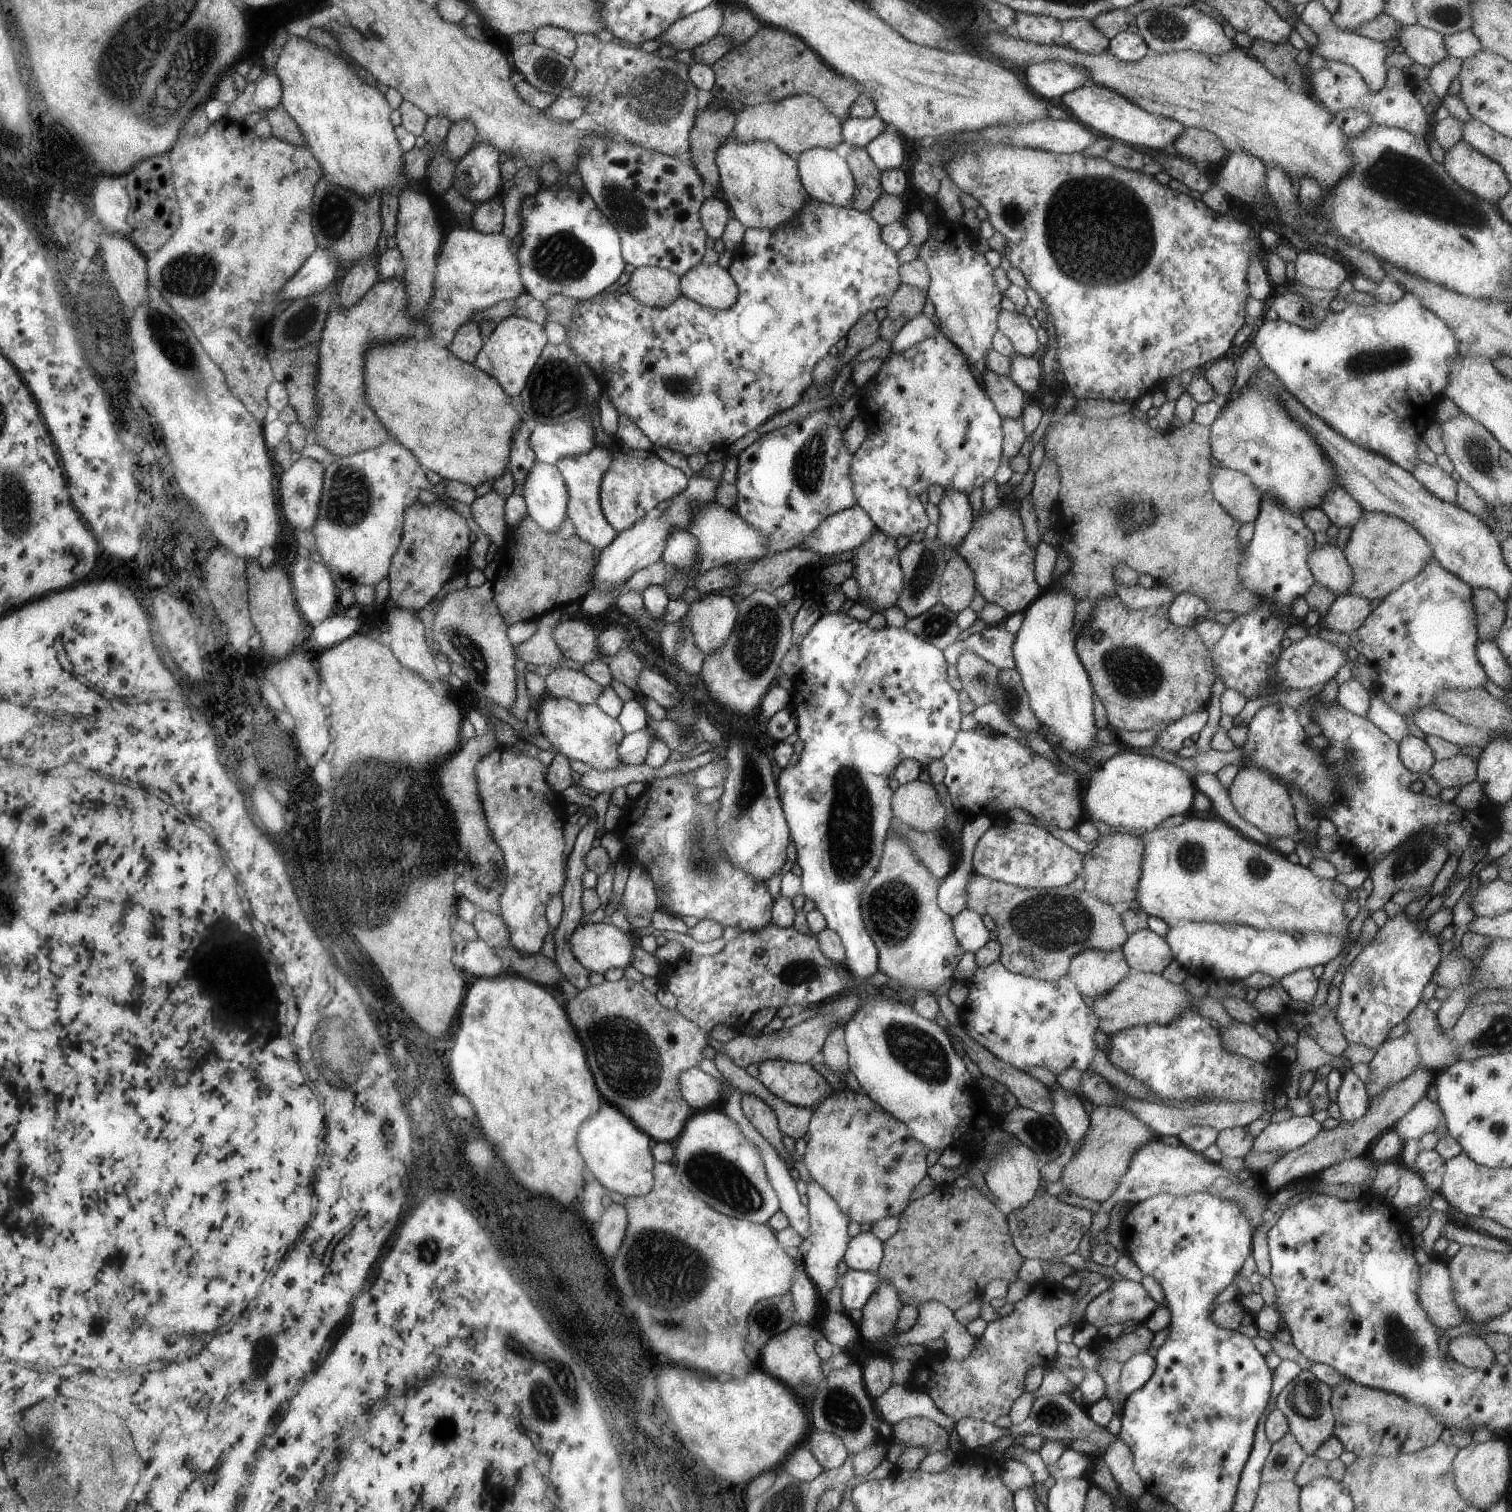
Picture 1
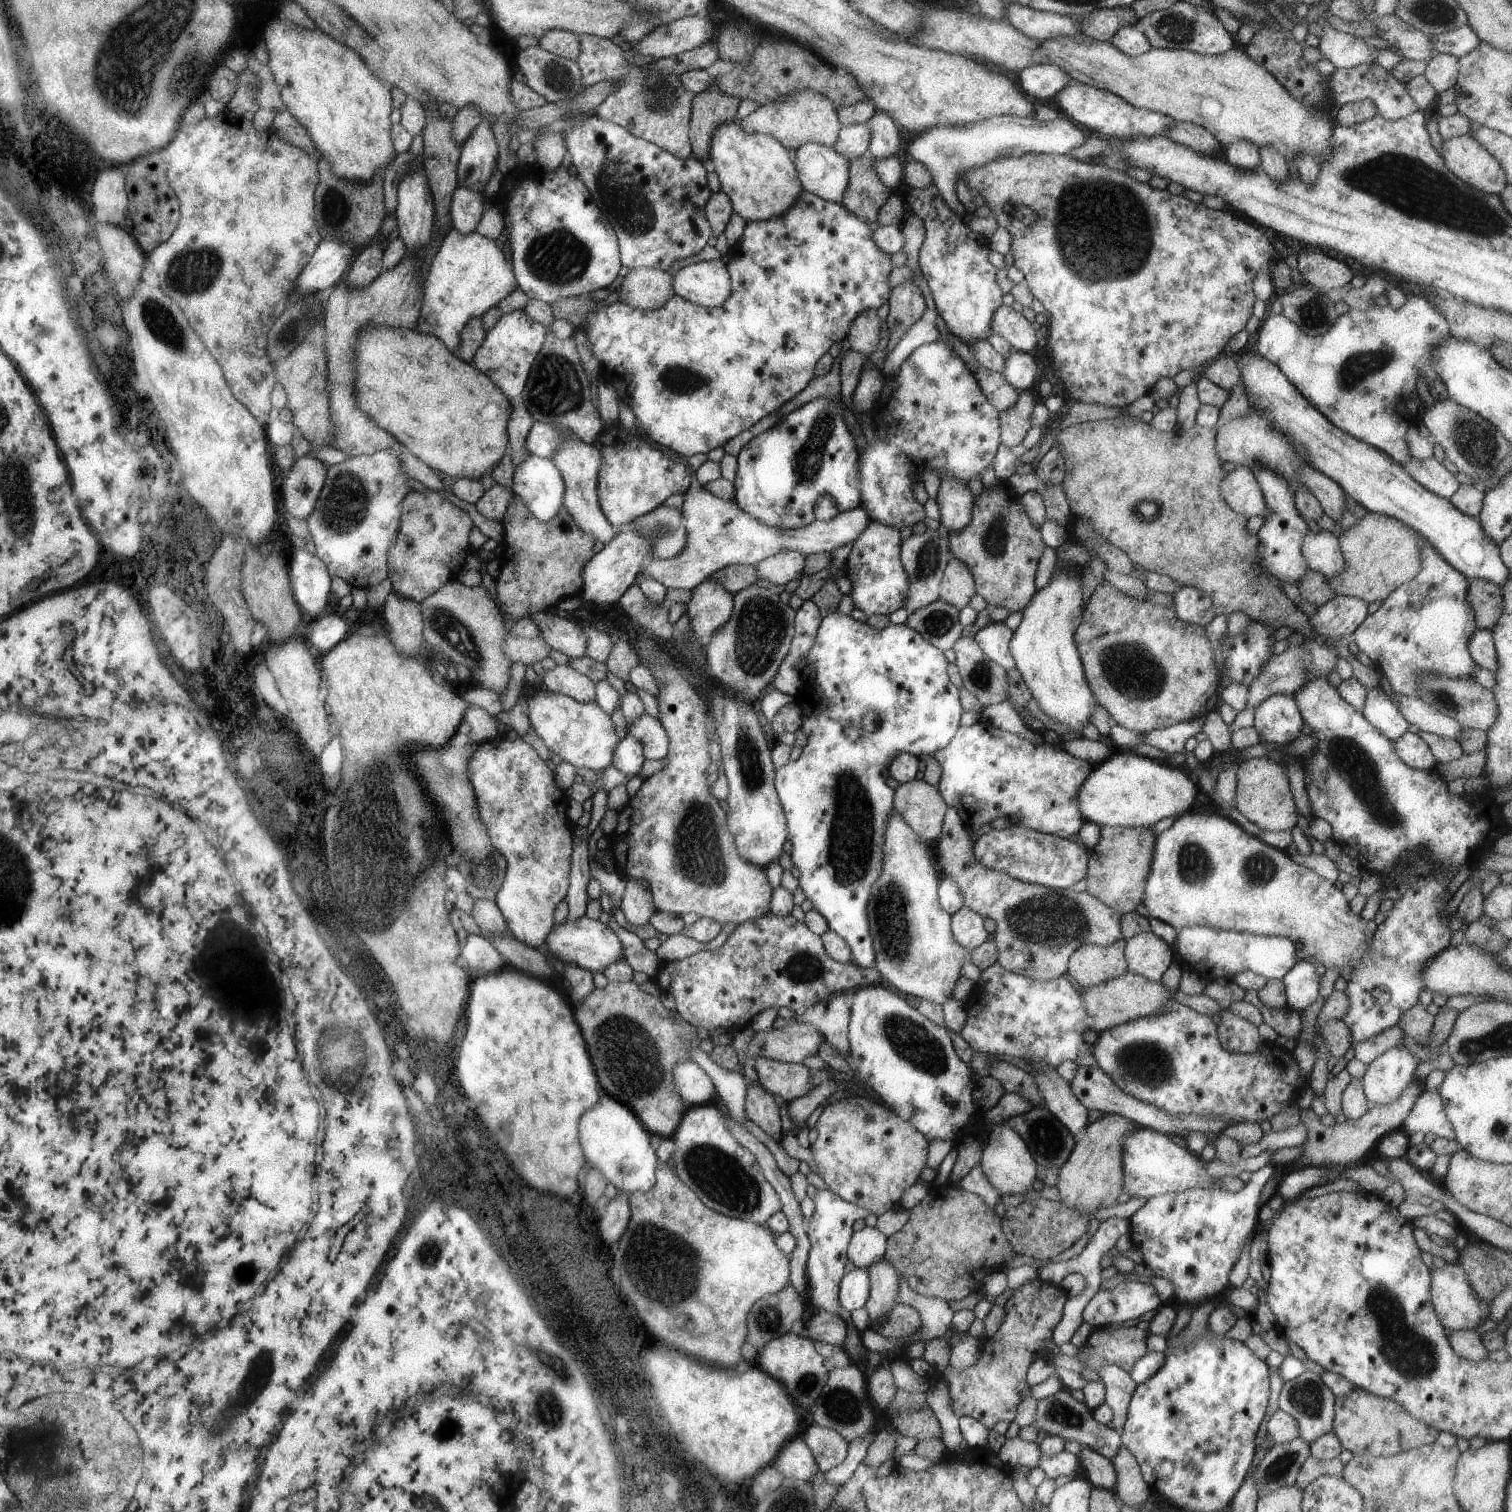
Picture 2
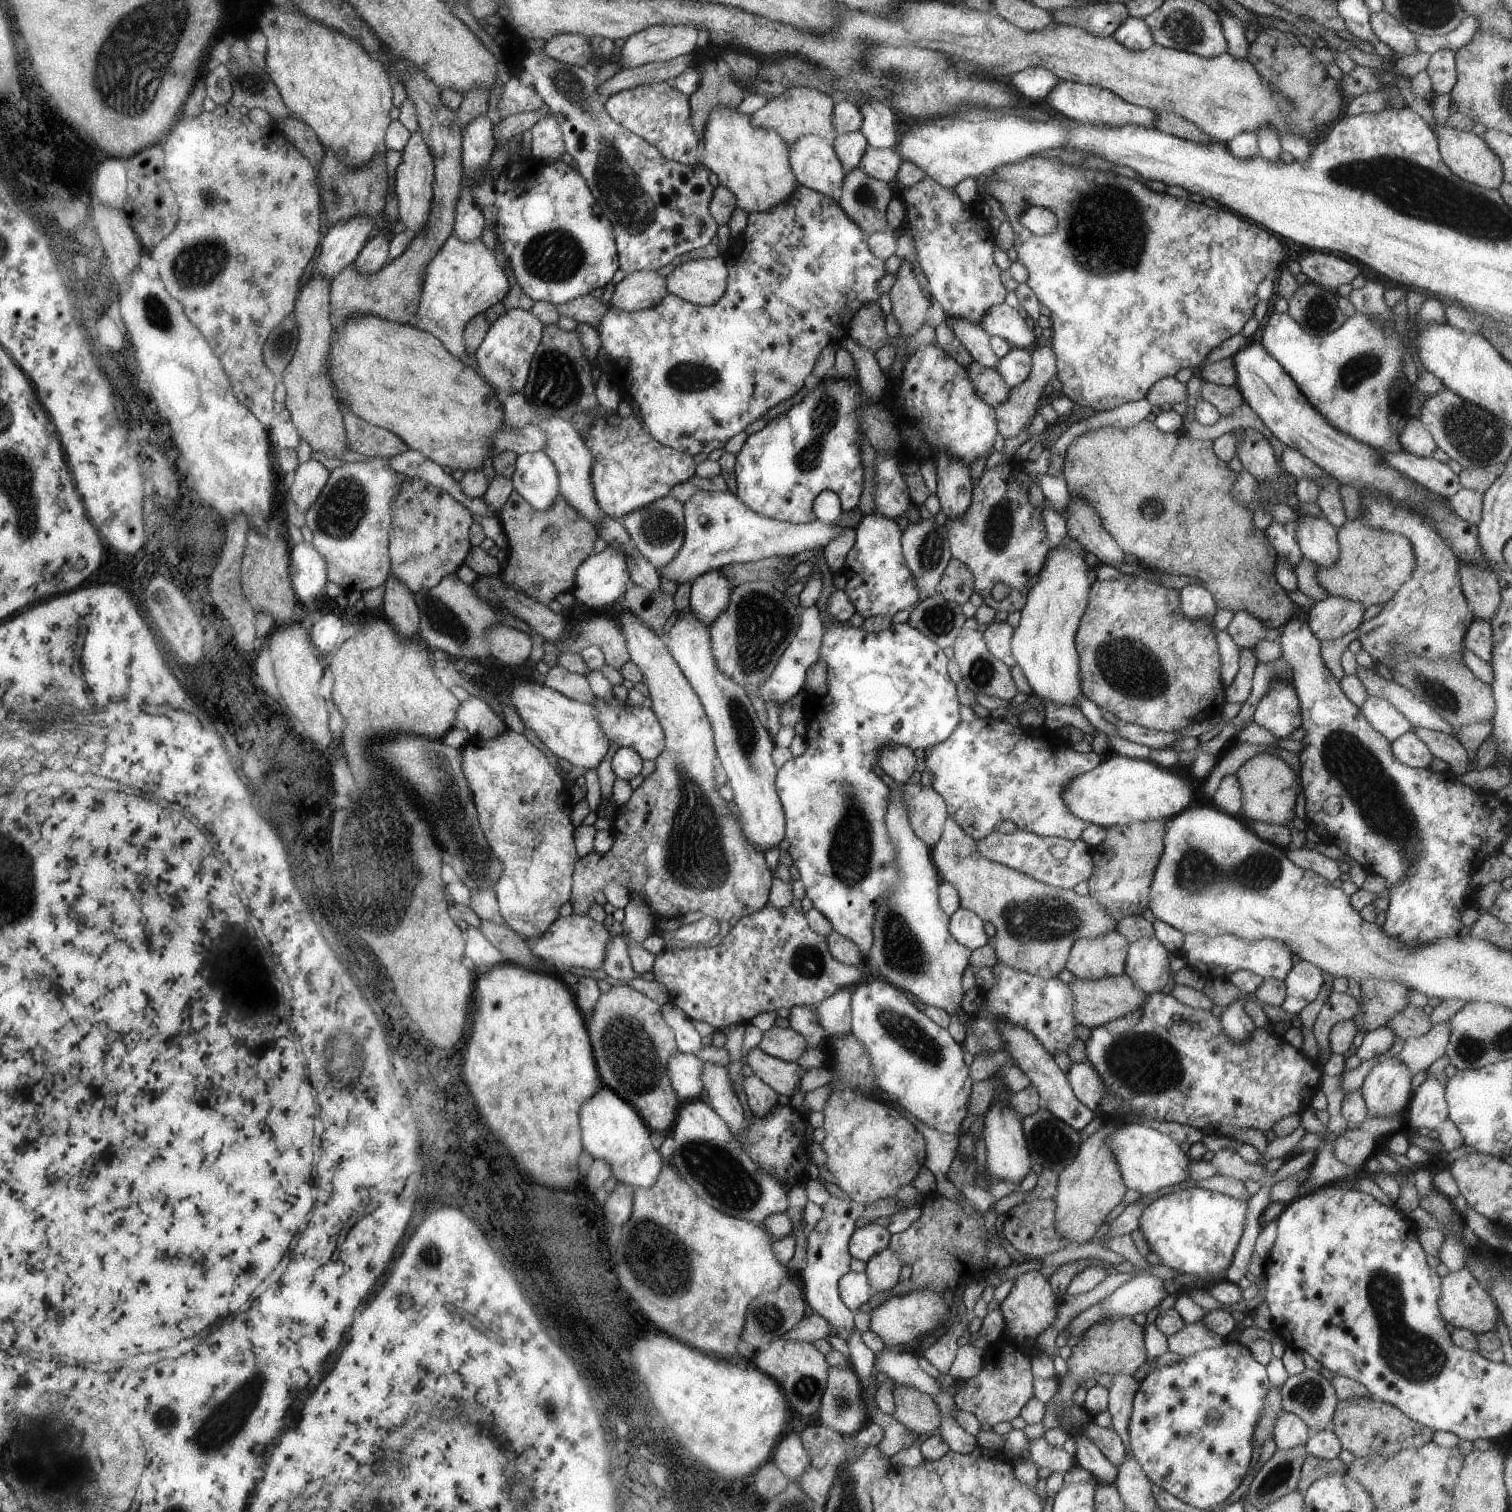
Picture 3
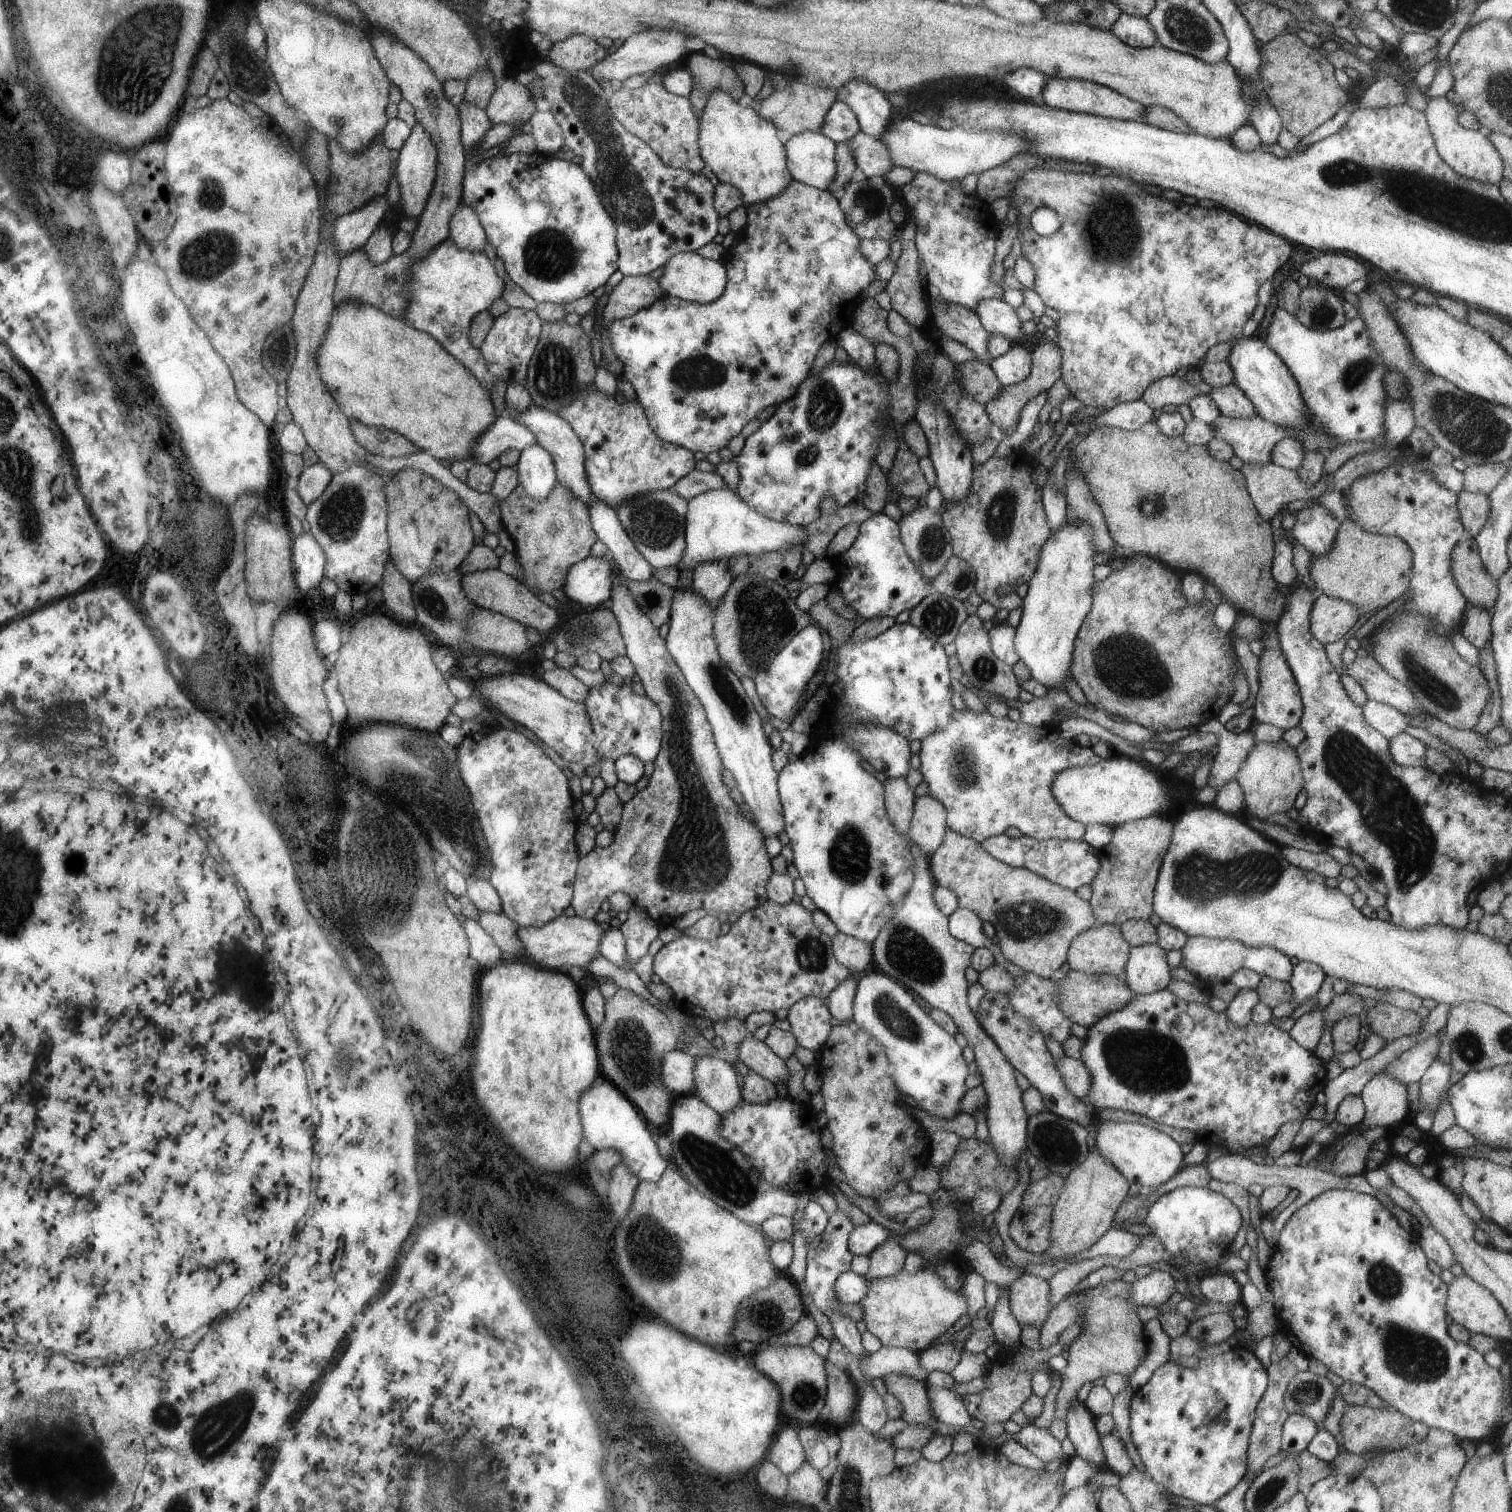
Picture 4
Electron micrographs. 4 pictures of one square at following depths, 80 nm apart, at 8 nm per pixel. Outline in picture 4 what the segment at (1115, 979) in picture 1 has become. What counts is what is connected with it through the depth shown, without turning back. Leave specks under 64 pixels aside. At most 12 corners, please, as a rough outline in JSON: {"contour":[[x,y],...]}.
{"contour":[[1119,925],[1073,938],[1072,971],[1123,977],[1131,946]]}

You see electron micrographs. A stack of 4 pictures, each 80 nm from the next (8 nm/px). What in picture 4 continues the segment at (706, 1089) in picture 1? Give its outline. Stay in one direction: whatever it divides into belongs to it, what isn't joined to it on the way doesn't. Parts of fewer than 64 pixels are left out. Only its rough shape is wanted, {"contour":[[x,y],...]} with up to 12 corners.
{"contour":[[680,1048],[662,1060],[675,1097],[694,1094],[696,1059]]}

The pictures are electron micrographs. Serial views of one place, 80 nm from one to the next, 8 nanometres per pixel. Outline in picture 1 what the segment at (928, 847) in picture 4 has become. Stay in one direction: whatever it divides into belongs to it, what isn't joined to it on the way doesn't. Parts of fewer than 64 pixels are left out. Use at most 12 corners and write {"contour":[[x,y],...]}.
{"contour":[[918,779],[893,792],[898,822],[924,833],[946,816],[935,786]]}

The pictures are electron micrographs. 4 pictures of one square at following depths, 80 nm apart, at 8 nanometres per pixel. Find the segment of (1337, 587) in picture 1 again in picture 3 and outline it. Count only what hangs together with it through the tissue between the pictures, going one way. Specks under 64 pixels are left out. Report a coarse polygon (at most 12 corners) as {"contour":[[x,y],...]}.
{"contour":[[1326,517],[1295,520],[1302,554],[1320,567],[1339,562],[1337,528]]}

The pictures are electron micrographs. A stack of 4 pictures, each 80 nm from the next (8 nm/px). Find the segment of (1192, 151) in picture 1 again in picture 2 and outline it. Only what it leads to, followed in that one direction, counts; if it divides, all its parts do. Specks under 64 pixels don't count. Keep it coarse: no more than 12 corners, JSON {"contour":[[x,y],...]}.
{"contour":[[1174,121],[1165,135],[1205,155],[1219,142],[1205,128]]}

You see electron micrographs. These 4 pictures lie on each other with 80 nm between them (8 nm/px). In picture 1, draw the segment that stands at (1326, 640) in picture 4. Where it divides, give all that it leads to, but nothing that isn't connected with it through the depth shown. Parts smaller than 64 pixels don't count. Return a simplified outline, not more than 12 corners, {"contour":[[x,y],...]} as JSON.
{"contour":[[1348,593],[1336,597],[1320,625],[1350,634],[1372,612],[1371,601]]}

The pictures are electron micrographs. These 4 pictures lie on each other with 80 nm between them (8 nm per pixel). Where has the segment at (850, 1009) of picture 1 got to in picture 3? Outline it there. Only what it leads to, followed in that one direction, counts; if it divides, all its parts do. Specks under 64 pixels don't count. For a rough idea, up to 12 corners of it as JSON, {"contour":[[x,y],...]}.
{"contour":[[791,1027],[764,1031],[758,1048],[795,1063],[808,1050]]}

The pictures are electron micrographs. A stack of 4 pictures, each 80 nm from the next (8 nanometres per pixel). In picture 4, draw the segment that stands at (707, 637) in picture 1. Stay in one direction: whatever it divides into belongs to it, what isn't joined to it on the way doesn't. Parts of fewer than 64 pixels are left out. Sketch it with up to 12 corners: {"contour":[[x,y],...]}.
{"contour":[[727,560],[693,568],[691,586],[717,606],[733,580]]}

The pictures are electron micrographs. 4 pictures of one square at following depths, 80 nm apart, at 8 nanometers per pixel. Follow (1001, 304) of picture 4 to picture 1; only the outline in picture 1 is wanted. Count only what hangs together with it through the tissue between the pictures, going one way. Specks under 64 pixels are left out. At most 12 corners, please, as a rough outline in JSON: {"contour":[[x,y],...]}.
{"contour":[[1001,308],[997,330],[1018,355],[1040,348],[1036,329],[1022,313]]}

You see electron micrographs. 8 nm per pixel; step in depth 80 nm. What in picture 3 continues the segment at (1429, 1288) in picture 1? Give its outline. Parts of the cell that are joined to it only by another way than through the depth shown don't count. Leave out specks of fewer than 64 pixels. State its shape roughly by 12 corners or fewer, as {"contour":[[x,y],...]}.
{"contour":[[1466,1267],[1441,1278],[1445,1322],[1497,1334],[1499,1308]]}

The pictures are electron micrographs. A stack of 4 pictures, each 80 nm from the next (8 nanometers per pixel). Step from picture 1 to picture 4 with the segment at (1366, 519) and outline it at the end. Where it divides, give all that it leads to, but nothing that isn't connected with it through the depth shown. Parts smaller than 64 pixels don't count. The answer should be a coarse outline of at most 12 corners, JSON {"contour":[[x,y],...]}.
{"contour":[[1346,518],[1311,554],[1319,594],[1362,616],[1408,591],[1410,547]]}

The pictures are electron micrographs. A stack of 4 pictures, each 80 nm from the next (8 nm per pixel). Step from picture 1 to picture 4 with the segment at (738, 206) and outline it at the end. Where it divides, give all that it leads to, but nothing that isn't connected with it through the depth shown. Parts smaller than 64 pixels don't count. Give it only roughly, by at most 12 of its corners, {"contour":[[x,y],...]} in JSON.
{"contour":[[724,89],[699,115],[706,170],[746,206],[793,179],[772,121]]}

